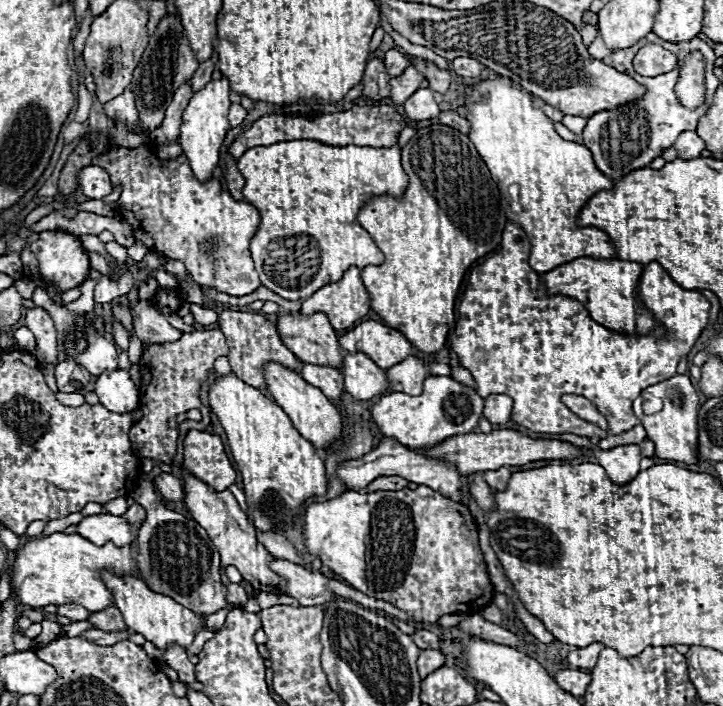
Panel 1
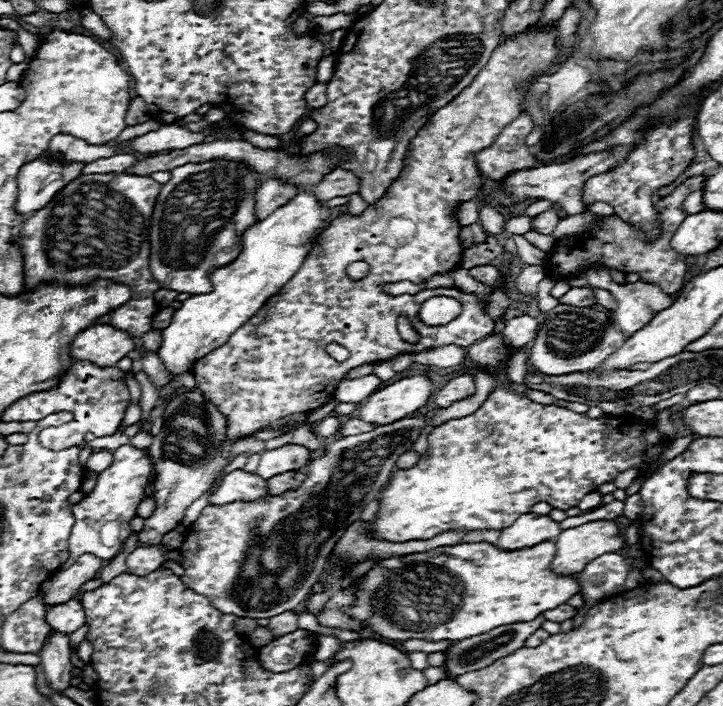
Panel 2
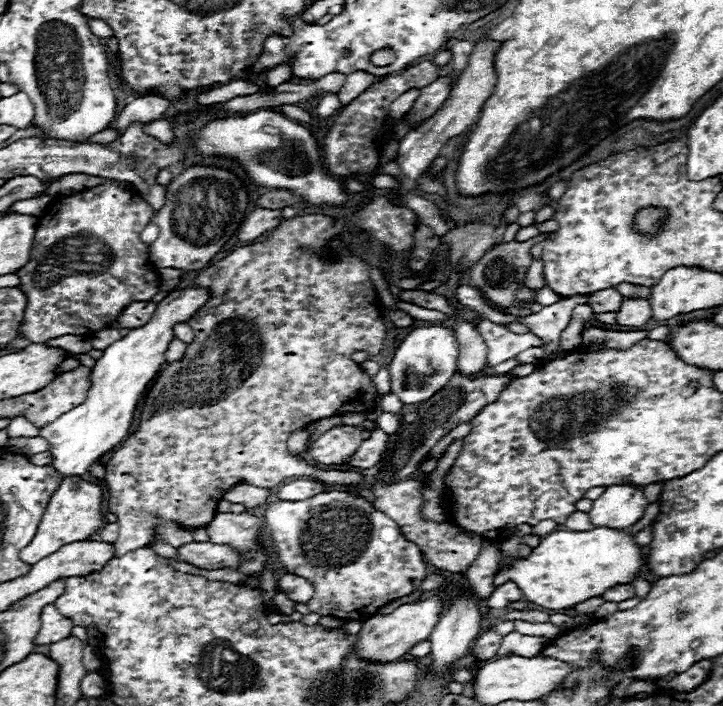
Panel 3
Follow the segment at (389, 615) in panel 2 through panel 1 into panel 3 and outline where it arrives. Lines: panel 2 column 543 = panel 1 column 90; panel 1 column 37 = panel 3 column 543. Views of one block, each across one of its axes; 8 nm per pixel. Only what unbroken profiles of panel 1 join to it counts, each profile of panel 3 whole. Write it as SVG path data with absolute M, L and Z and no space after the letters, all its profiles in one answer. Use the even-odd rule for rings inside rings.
M596 526L586 532L560 530L544 536L526 560L518 558L510 570L498 574L494 578L494 586L512 580L520 586L528 602L546 610L564 610L574 608L588 598L602 596L612 586L630 584L642 576L644 566L642 546L638 546L634 536L624 530L608 526Z

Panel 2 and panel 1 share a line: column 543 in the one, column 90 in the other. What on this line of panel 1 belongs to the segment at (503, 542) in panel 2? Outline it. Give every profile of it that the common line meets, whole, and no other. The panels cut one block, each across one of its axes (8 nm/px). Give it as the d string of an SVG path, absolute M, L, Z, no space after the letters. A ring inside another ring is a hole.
M94 514L86 516L80 524L76 524L76 534L86 538L96 546L104 546L104 542L116 542L116 546L126 546L136 536L132 526L126 524L120 516L112 514Z

